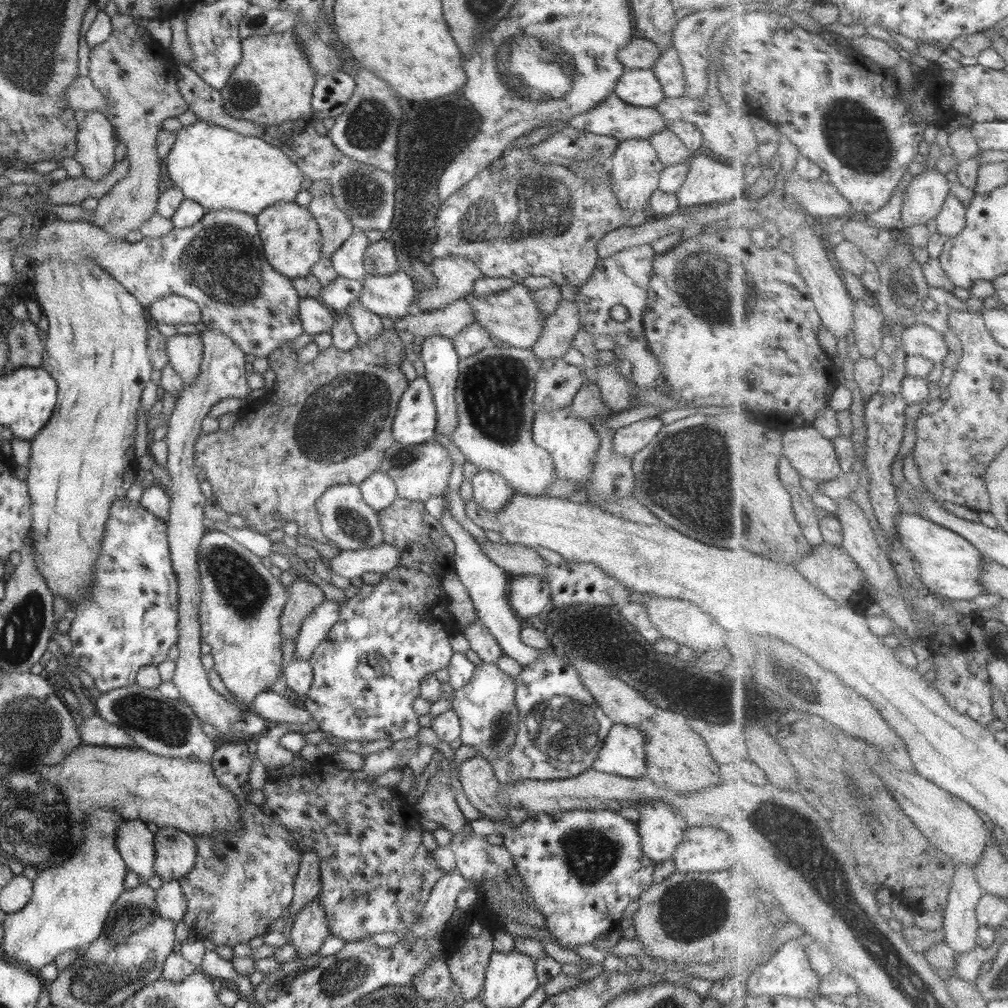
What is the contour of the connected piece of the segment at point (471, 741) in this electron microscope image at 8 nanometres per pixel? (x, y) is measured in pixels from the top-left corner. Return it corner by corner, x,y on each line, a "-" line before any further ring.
482,663
475,666
475,671
468,684
454,690
452,709
456,711
461,722
460,740
466,746
474,746
477,755
492,760
504,758
514,738
518,734
518,706
516,706
516,683
514,678
504,673
496,665

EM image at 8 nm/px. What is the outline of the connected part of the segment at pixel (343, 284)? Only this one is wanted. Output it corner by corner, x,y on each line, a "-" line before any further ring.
339,276
332,284
322,288
319,298
324,306
330,306
330,308
334,308
336,312
339,312
350,306
352,302
358,301
362,289
362,281

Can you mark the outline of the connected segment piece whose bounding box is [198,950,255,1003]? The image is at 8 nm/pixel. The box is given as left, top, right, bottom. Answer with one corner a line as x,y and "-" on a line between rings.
206,950
198,969
212,978
225,980
229,987
234,988
241,996
246,996
250,1003
255,1000
255,986
250,983
249,977
240,974
231,960
220,957
216,951

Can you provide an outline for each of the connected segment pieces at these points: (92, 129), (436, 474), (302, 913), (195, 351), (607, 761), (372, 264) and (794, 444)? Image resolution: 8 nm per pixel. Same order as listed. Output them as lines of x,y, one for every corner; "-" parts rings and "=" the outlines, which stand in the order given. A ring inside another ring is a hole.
89,112
76,133
74,158
83,166
83,177
97,182
115,168
115,128
103,112
=
395,442
384,451
379,470
390,475
397,486
398,497
411,501
425,502
431,496
442,496
449,488
449,478
454,470
453,450
438,442
419,445
403,445
=
318,900
302,906
291,925
292,944
298,952
296,960
306,960
314,956
331,934
325,911
=
177,333
166,338
169,365
183,378
185,384
194,384
198,378
204,345
199,333
=
613,724
590,768
624,778
646,777
645,742
637,728
=
388,239
370,243
363,260
366,272
372,276
386,276
398,272
399,262
394,243
=
815,426
785,431
785,456
804,478
818,484
833,481
843,474
836,444

